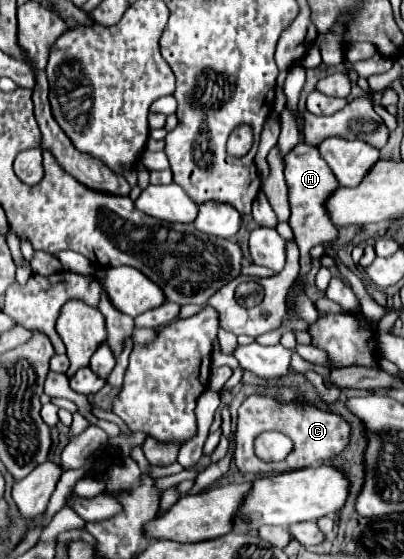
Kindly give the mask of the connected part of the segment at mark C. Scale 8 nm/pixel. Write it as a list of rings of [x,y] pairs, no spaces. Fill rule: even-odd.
[[[253,393],[249,395],[238,409],[237,429],[235,433],[235,465],[241,473],[267,473],[267,471],[293,471],[299,467],[313,467],[323,461],[337,457],[347,445],[351,437],[351,425],[341,417],[329,411],[323,411],[311,403],[293,403],[279,401],[273,395]],[[261,431],[279,431],[293,439],[295,447],[289,457],[281,463],[263,463],[253,453],[253,439]]]

